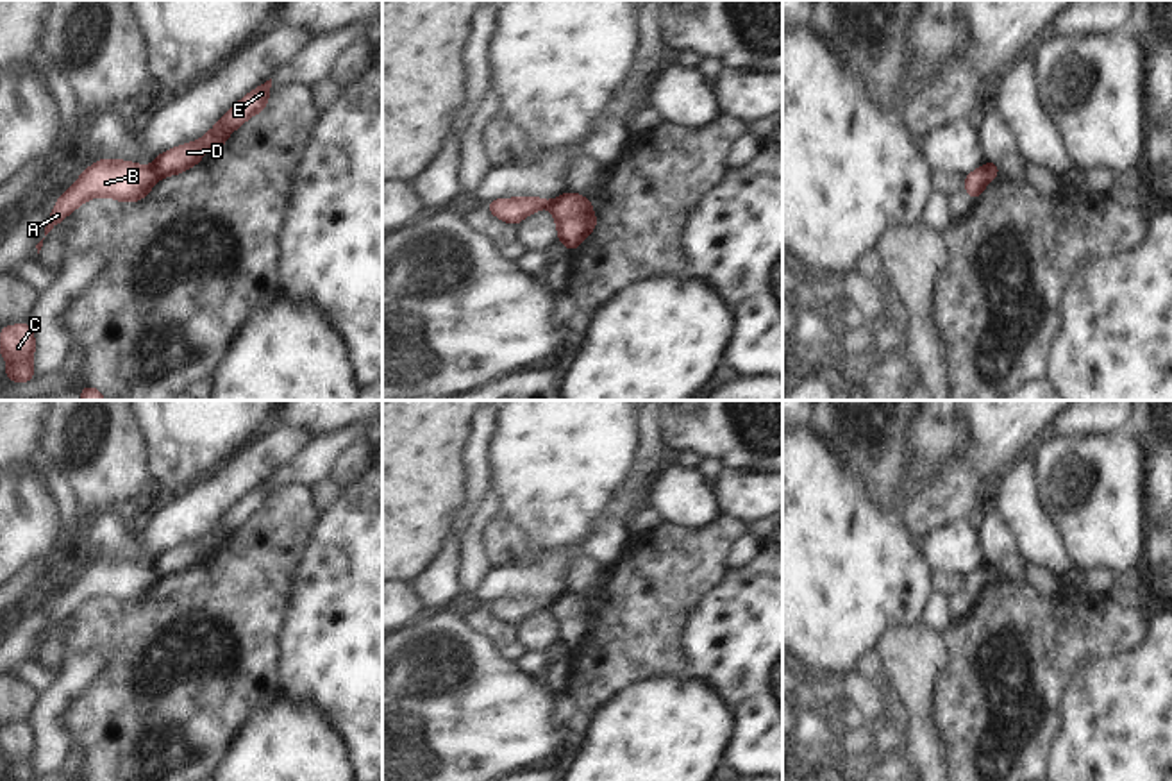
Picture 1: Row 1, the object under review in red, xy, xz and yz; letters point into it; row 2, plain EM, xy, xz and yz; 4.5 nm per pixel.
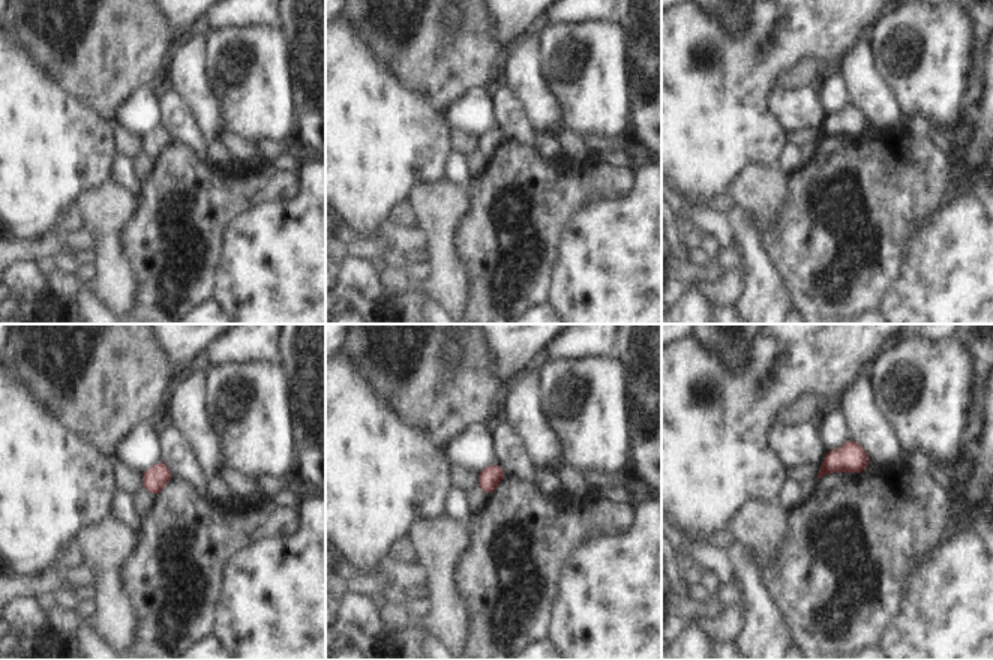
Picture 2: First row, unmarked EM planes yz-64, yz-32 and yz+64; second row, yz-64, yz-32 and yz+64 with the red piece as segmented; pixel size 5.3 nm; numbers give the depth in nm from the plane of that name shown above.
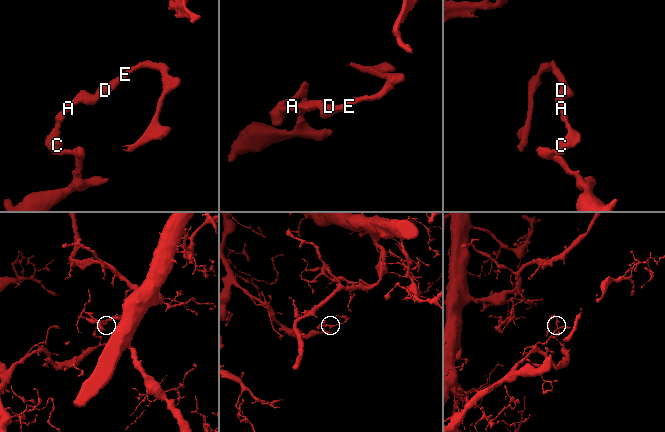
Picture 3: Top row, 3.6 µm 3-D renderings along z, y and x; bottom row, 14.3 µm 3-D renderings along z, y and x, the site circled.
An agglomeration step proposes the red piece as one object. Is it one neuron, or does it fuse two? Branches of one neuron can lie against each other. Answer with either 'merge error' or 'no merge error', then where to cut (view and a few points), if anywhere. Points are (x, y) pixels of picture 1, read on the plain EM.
merge error; cut in xy along (150, 567), (159, 578)

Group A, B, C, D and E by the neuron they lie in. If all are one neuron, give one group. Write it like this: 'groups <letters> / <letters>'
groups A B C / D E

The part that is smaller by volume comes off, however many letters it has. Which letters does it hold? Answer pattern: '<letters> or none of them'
D, E

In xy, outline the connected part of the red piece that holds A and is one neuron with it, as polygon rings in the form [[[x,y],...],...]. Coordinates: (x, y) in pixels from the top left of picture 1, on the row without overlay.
[[[120,559],[95,561],[59,597],[45,627],[45,636],[80,604],[95,597],[111,597],[116,602],[139,602],[148,595],[157,581],[159,577],[152,567]]]

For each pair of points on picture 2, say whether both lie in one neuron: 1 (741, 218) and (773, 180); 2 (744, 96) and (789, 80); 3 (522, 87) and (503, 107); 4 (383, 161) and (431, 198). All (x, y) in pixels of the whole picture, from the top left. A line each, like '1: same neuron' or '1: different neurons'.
1: different neurons
2: different neurons
3: different neurons
4: different neurons

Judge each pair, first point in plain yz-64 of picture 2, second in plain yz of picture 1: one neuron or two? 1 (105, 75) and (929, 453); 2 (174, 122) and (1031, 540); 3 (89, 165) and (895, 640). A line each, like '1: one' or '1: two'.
1: two
2: two
3: two

